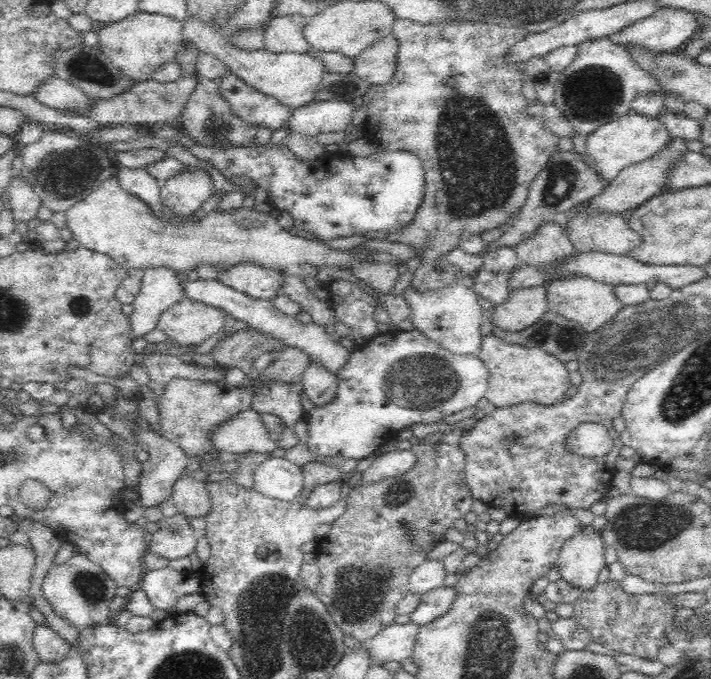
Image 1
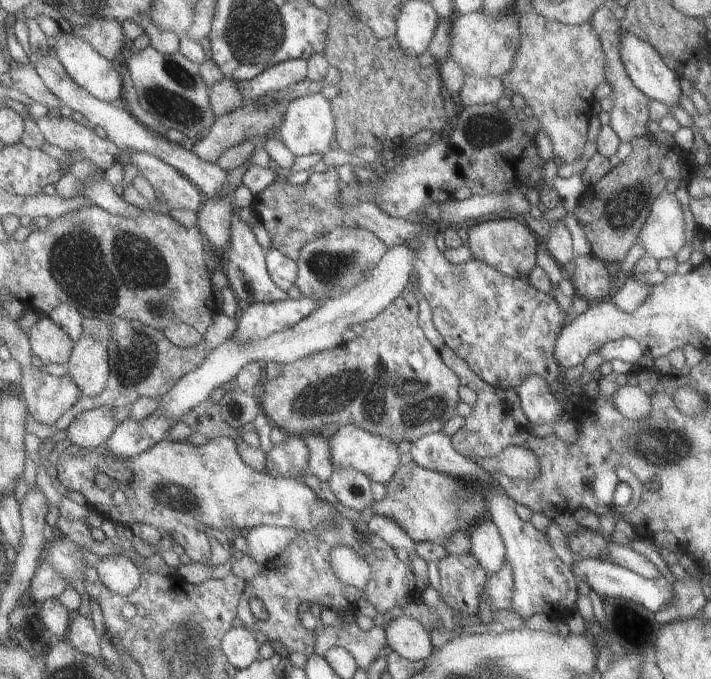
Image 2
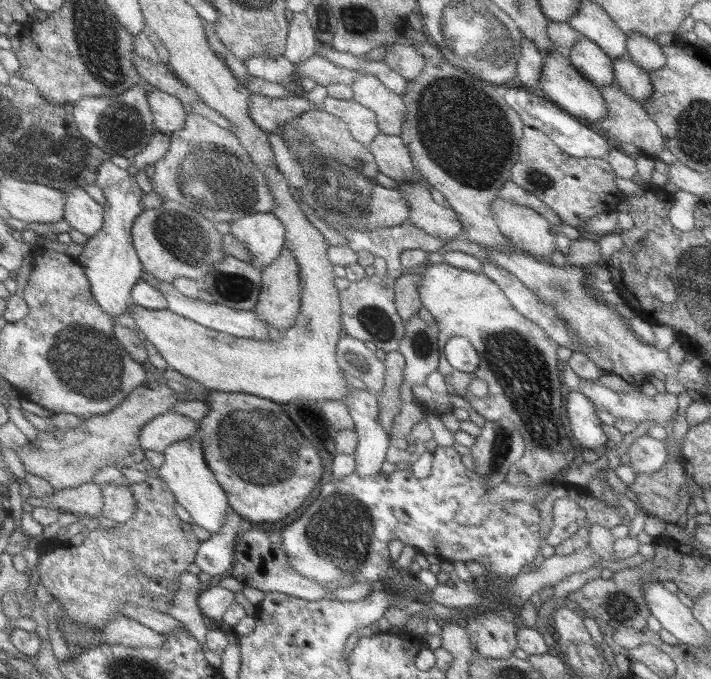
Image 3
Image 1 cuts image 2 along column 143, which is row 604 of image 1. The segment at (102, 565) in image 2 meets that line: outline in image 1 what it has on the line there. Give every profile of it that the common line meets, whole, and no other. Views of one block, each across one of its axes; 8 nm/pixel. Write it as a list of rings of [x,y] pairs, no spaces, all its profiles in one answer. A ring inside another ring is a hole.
[[[586,526],[579,536],[567,542],[557,560],[560,578],[580,594],[572,604],[573,610],[582,606],[586,596],[595,590],[599,573],[608,566],[601,537],[602,534]]]

